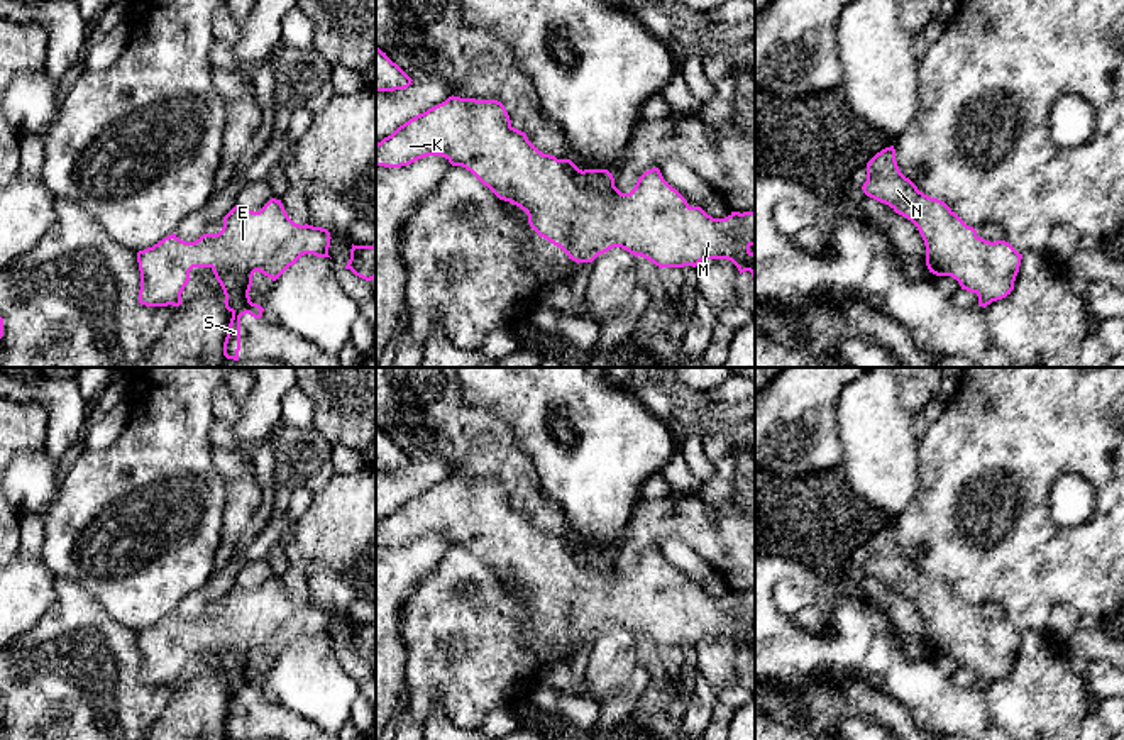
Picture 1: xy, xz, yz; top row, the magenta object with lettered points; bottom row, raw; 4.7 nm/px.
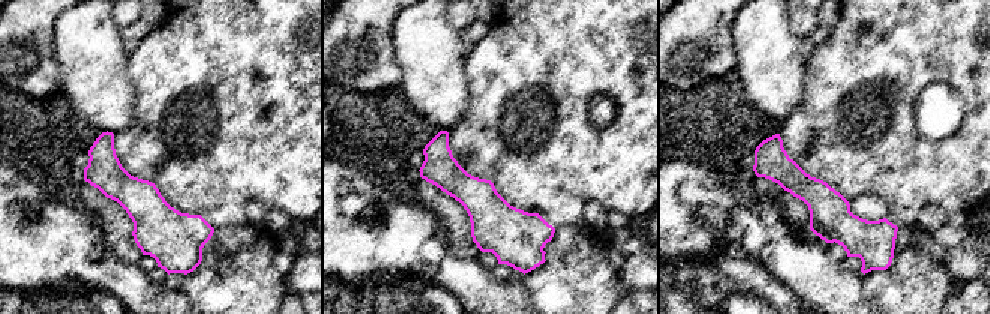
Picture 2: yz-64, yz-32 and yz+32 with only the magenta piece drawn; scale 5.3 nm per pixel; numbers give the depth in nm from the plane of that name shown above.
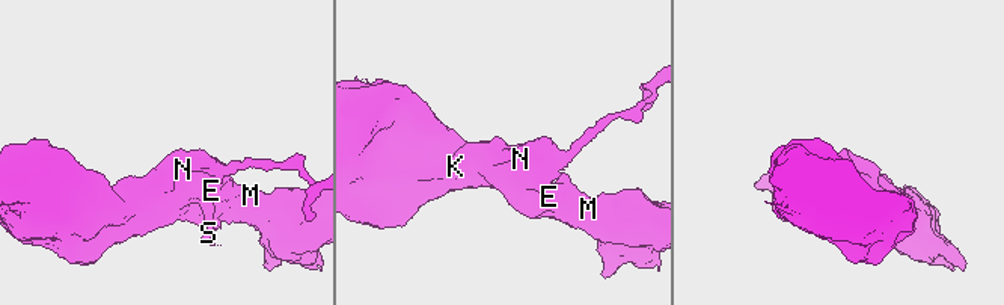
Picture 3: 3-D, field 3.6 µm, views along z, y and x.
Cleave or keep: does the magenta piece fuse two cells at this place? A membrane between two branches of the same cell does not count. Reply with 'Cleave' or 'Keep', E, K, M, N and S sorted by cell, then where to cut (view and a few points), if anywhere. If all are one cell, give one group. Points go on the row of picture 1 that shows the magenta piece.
Keep. Groups: E K M N S. No split

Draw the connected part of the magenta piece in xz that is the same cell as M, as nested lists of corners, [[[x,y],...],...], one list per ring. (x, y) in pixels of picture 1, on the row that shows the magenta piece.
[[[452,95],[376,144],[376,166],[401,168],[427,156],[442,156],[452,166],[471,171],[499,200],[520,207],[528,215],[530,227],[577,264],[592,262],[599,254],[621,247],[660,269],[728,259],[740,274],[750,271],[755,281],[755,252],[750,251],[755,246],[755,212],[731,212],[725,218],[713,218],[701,207],[691,207],[658,168],[645,171],[630,193],[621,193],[608,169],[582,171],[570,159],[538,151],[525,132],[511,125],[498,100]]]

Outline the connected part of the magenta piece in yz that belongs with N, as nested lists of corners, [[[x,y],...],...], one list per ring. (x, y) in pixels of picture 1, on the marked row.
[[[894,146],[882,149],[867,163],[867,181],[862,190],[867,196],[889,205],[895,213],[906,217],[917,227],[926,246],[926,266],[929,273],[951,276],[960,283],[961,290],[975,293],[978,305],[984,308],[1011,295],[1022,254],[1006,240],[990,242],[978,237],[977,230],[967,225],[945,202],[919,191],[901,173]]]

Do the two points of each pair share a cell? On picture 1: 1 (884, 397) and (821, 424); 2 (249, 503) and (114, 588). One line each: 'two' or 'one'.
1: two
2: two

